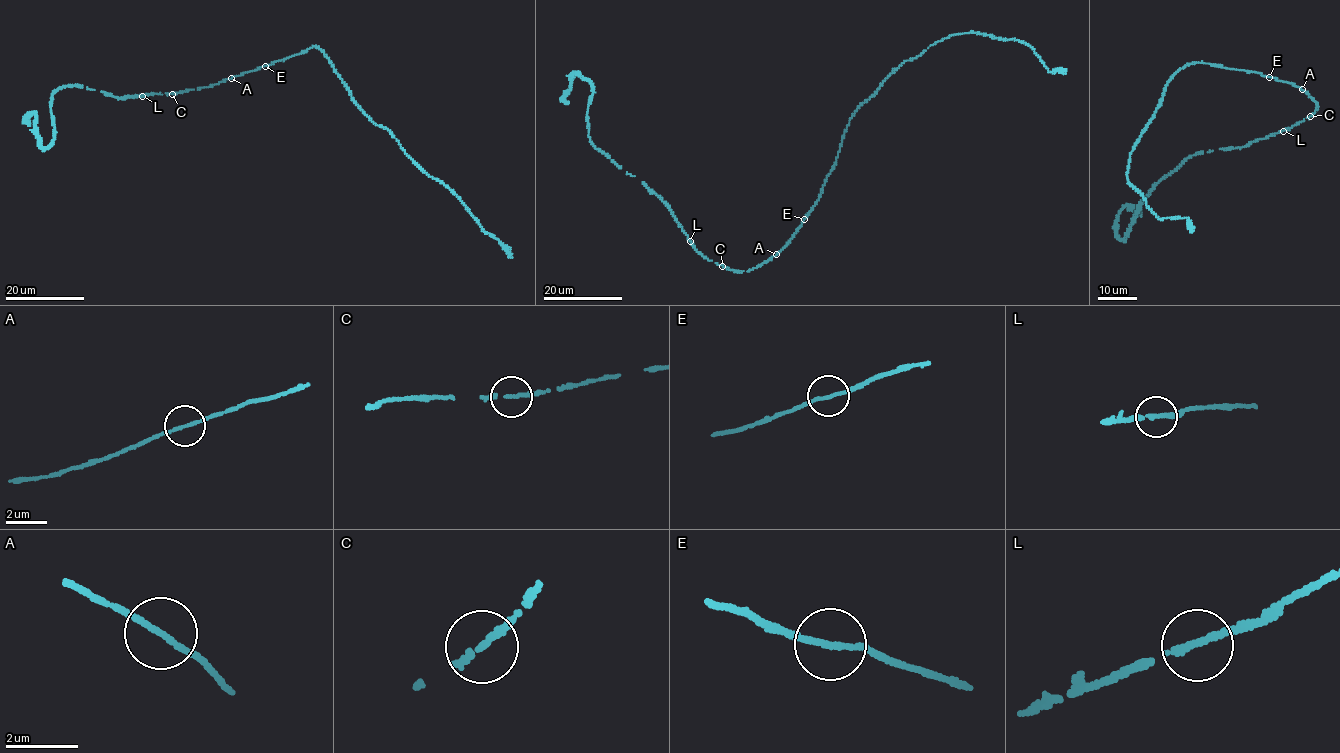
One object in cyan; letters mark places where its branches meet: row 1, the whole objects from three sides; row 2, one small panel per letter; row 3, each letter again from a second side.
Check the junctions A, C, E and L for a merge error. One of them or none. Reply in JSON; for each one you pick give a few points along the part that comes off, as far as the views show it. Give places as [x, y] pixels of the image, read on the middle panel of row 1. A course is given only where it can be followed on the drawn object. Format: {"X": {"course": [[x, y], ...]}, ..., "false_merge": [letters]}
{"false_merge": []}

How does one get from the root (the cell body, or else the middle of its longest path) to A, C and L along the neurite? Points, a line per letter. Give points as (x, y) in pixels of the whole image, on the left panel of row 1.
A: (259, 69), (231, 78)
C: (259, 69), (204, 88), (172, 93)
L: (259, 69), (204, 88), (142, 96)

